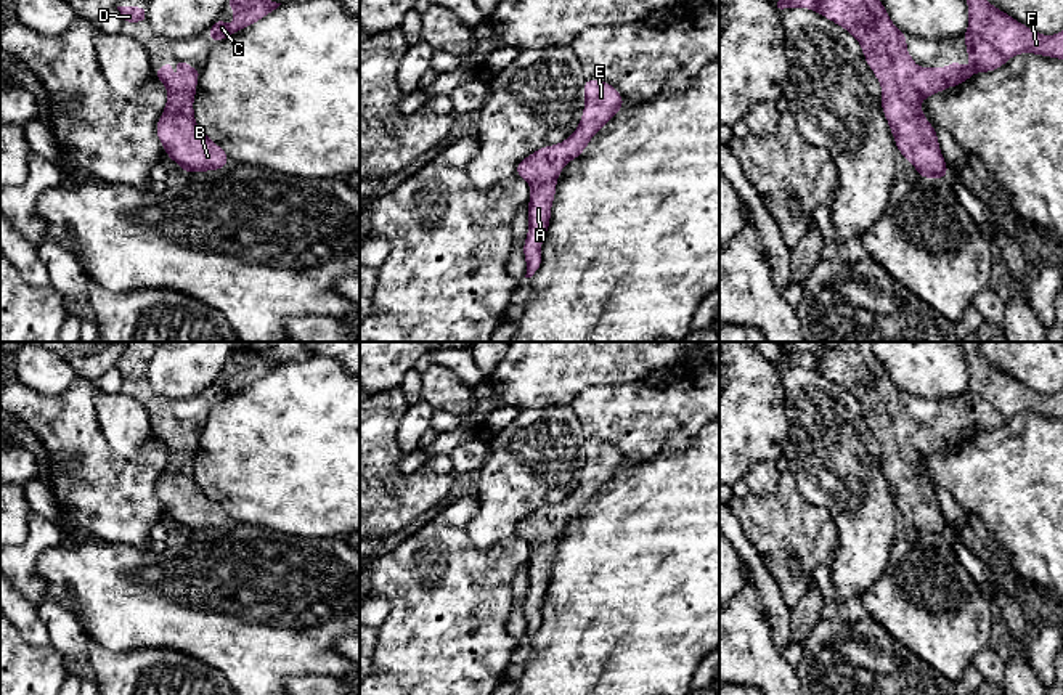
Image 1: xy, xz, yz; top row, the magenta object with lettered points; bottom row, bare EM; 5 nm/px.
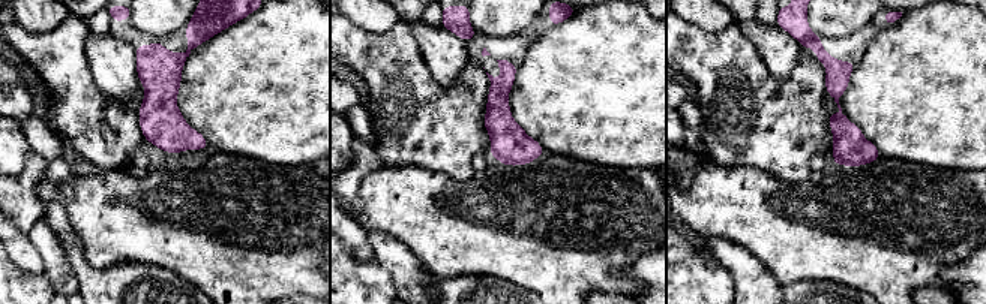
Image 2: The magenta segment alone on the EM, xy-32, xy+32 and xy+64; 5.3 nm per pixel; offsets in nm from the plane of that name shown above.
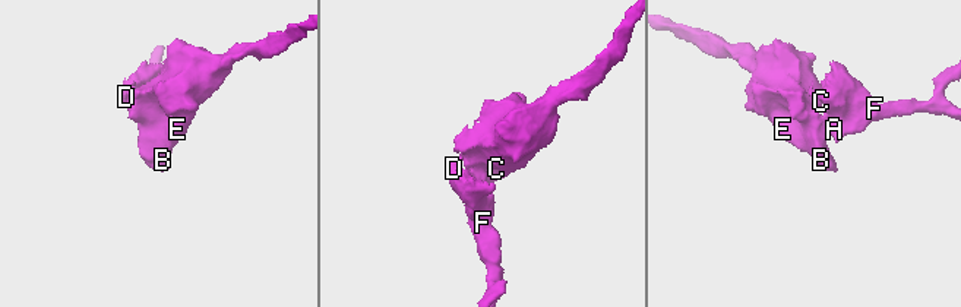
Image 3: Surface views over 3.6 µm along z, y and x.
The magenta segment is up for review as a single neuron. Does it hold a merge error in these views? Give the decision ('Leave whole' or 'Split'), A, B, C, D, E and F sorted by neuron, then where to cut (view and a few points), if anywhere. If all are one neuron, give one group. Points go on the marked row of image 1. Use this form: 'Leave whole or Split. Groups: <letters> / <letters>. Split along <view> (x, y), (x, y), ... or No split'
Leave whole. Groups: A B C D E F. No split

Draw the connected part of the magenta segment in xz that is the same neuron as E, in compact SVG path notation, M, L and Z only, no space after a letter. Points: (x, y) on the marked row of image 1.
M586 79L584 109L575 132L559 144L543 146L527 156L515 167L515 173L530 186L528 233L523 244L527 262L525 278L532 278L541 266L541 244L551 222L551 209L562 169L581 156L593 136L623 109L623 96L607 82Z

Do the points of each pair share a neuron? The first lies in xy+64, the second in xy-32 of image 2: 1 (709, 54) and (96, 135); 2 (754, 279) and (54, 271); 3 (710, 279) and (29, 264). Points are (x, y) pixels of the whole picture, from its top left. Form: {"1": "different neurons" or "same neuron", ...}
{"1": "same neuron", "2": "same neuron", "3": "different neurons"}

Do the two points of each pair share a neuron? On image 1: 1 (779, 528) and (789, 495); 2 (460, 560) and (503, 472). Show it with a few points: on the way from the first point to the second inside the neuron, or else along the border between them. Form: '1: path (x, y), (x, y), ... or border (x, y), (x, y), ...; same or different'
1: path (787, 520), (789, 503); same
2: border (477, 501), (468, 538), (485, 551); different

